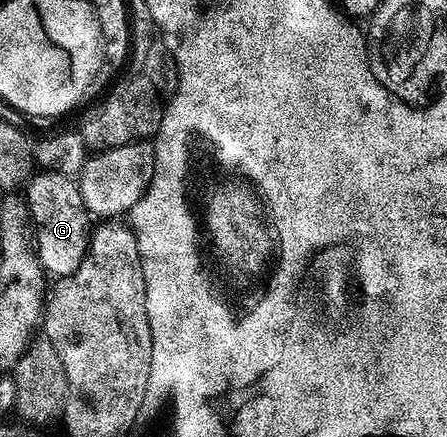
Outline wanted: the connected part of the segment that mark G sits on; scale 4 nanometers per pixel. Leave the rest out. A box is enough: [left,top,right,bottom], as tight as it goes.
[27,170,91,277]

